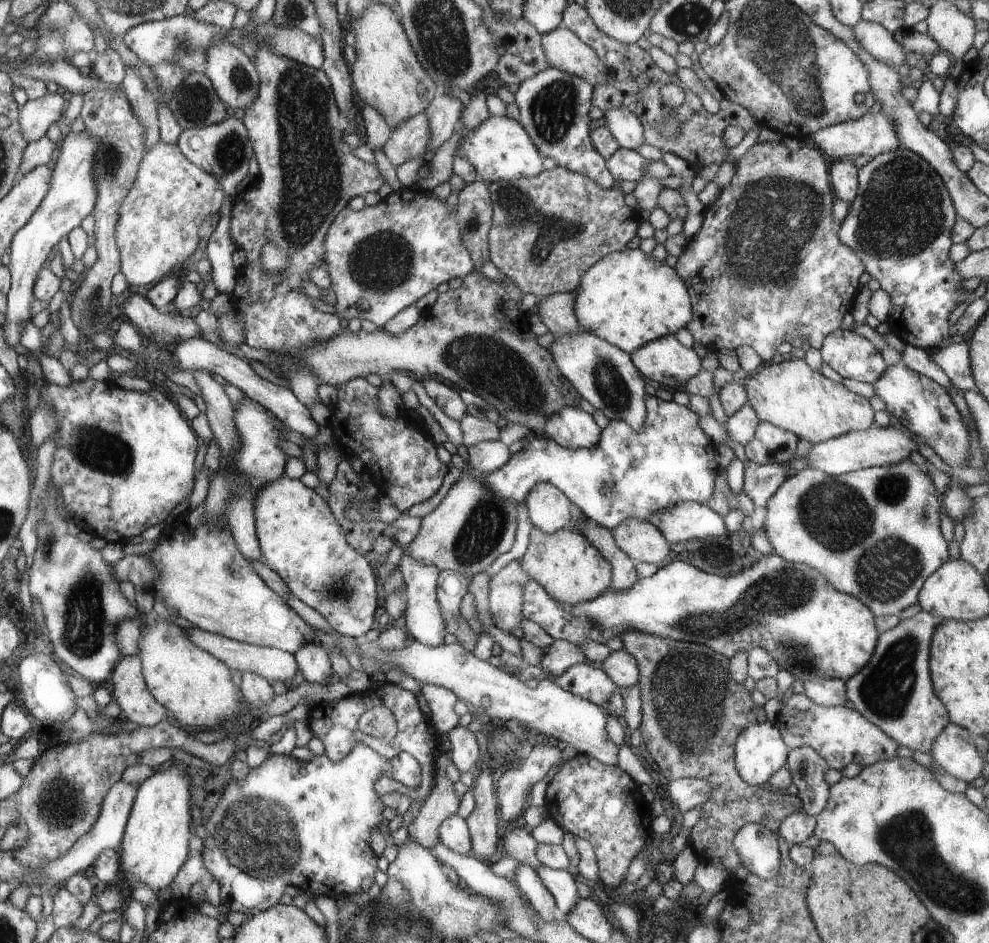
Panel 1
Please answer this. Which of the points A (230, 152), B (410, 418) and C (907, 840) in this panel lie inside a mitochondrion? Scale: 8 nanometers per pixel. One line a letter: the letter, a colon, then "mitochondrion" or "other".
A: mitochondrion
B: other
C: mitochondrion

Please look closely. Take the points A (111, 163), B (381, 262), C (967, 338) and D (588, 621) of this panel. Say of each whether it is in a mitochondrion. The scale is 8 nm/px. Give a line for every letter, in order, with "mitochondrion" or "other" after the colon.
A: mitochondrion
B: mitochondrion
C: other
D: mitochondrion

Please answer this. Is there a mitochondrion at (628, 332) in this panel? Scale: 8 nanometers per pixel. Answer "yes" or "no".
no

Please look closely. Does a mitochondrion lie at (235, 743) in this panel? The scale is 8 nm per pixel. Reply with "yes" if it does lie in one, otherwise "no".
no

